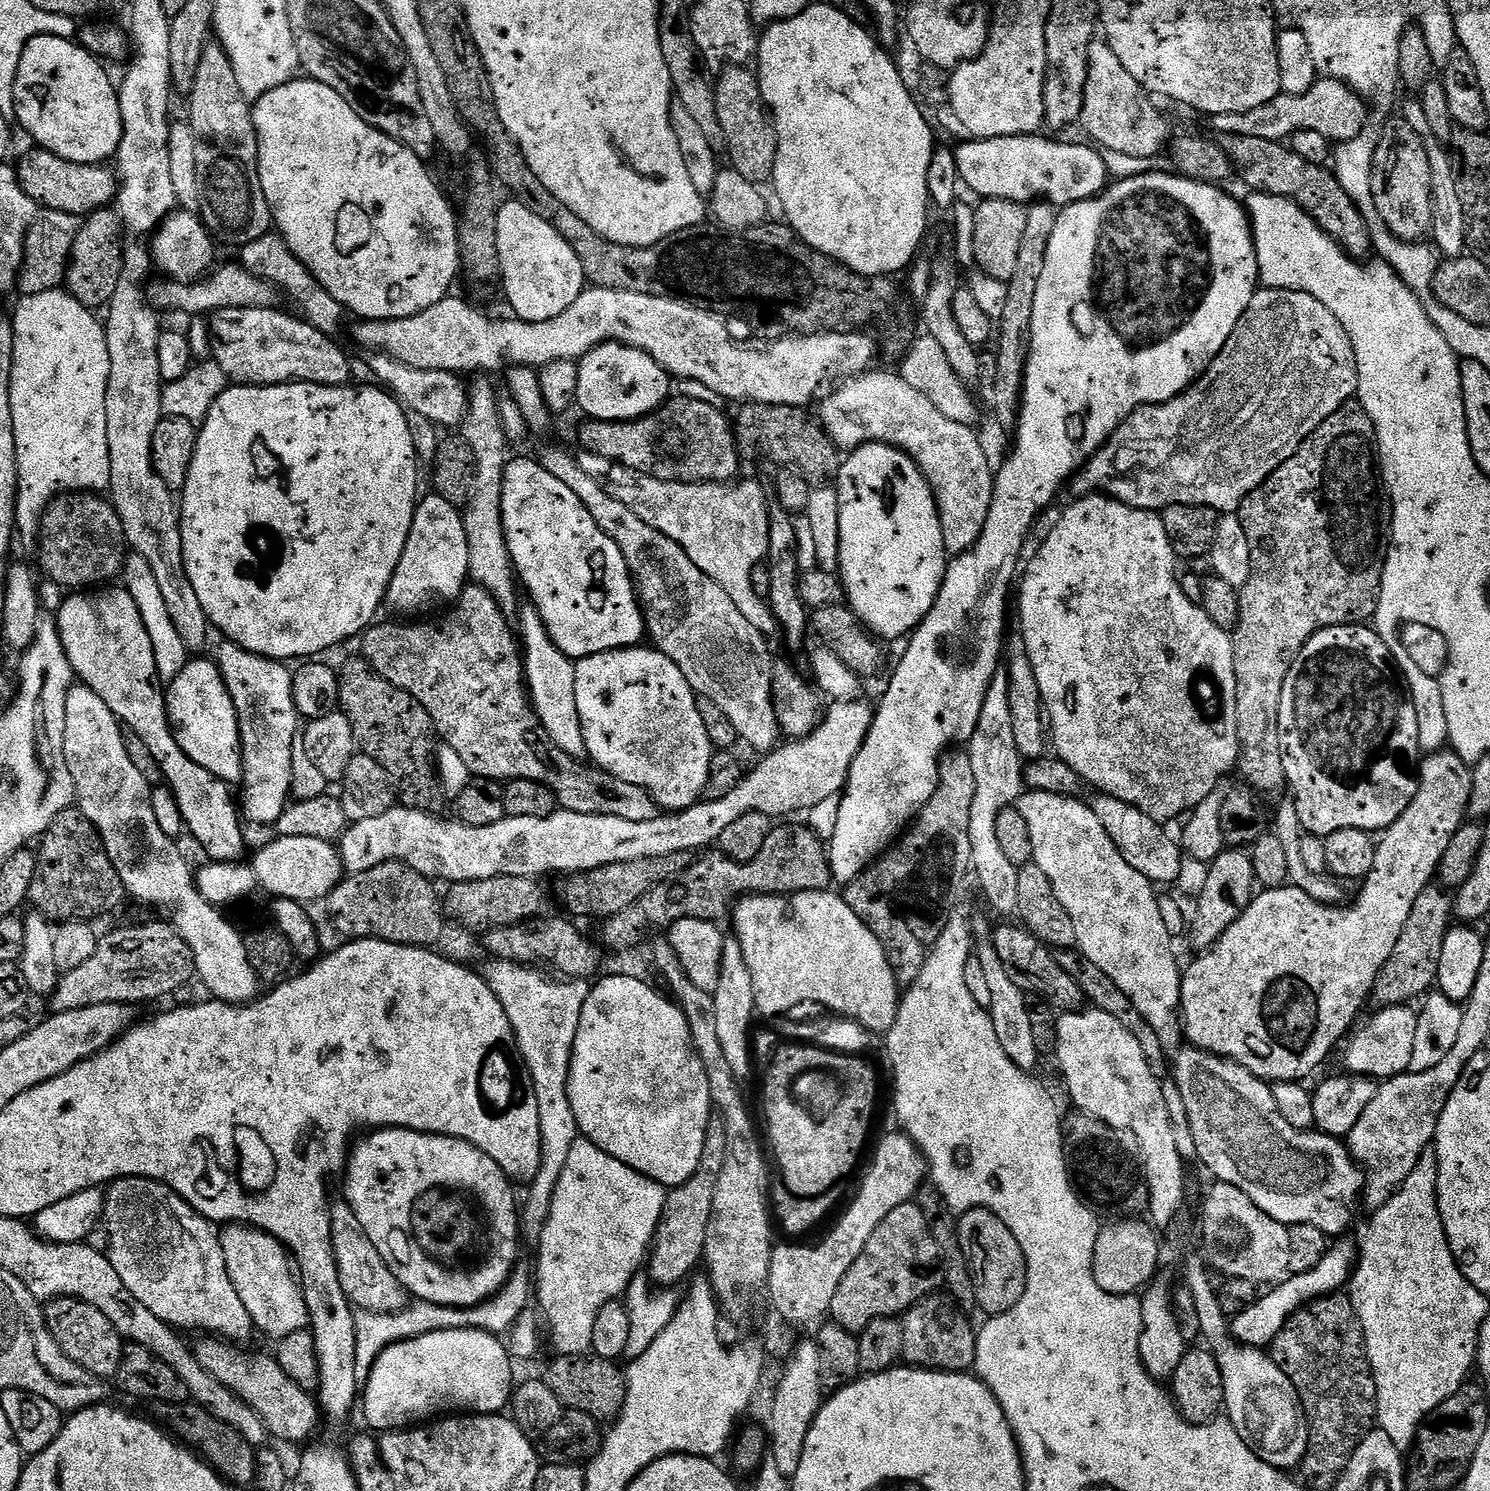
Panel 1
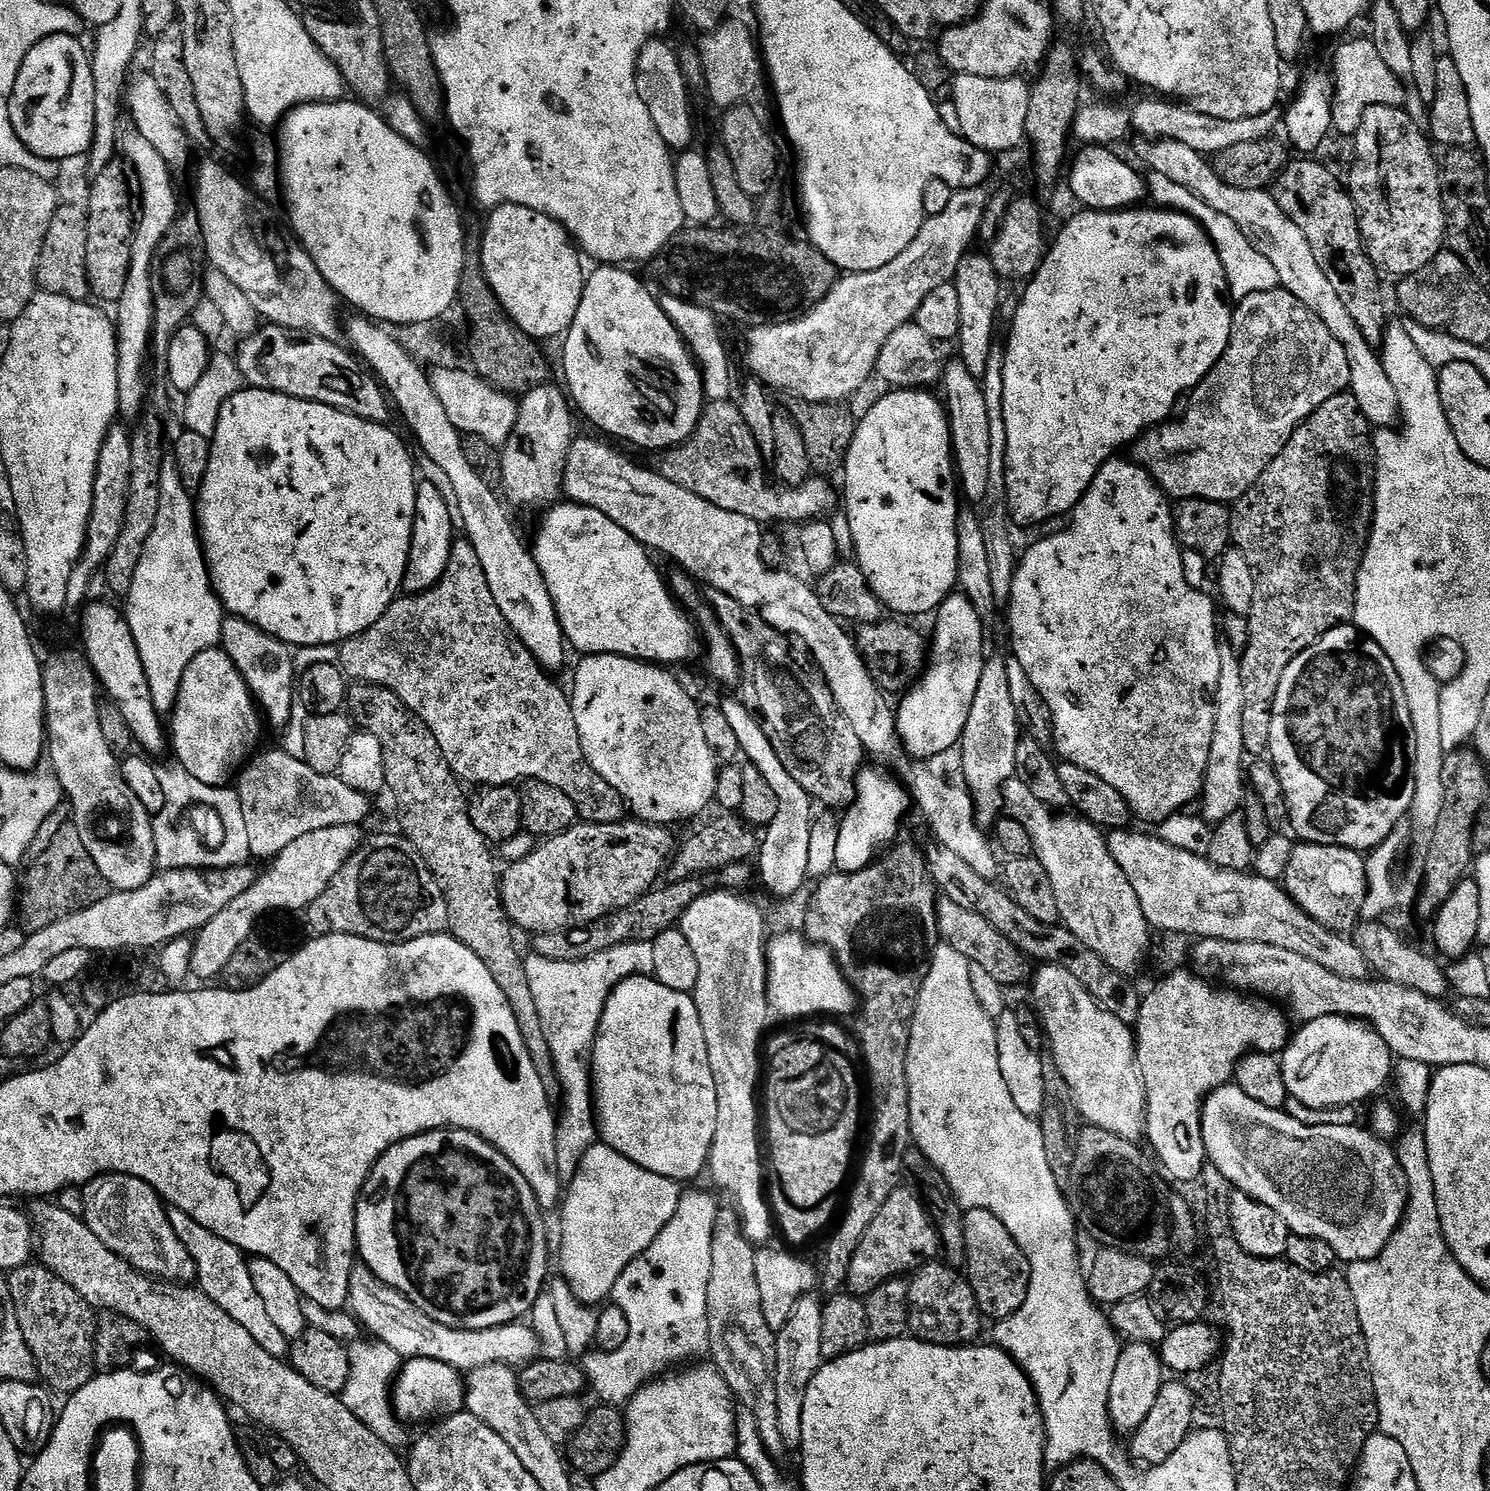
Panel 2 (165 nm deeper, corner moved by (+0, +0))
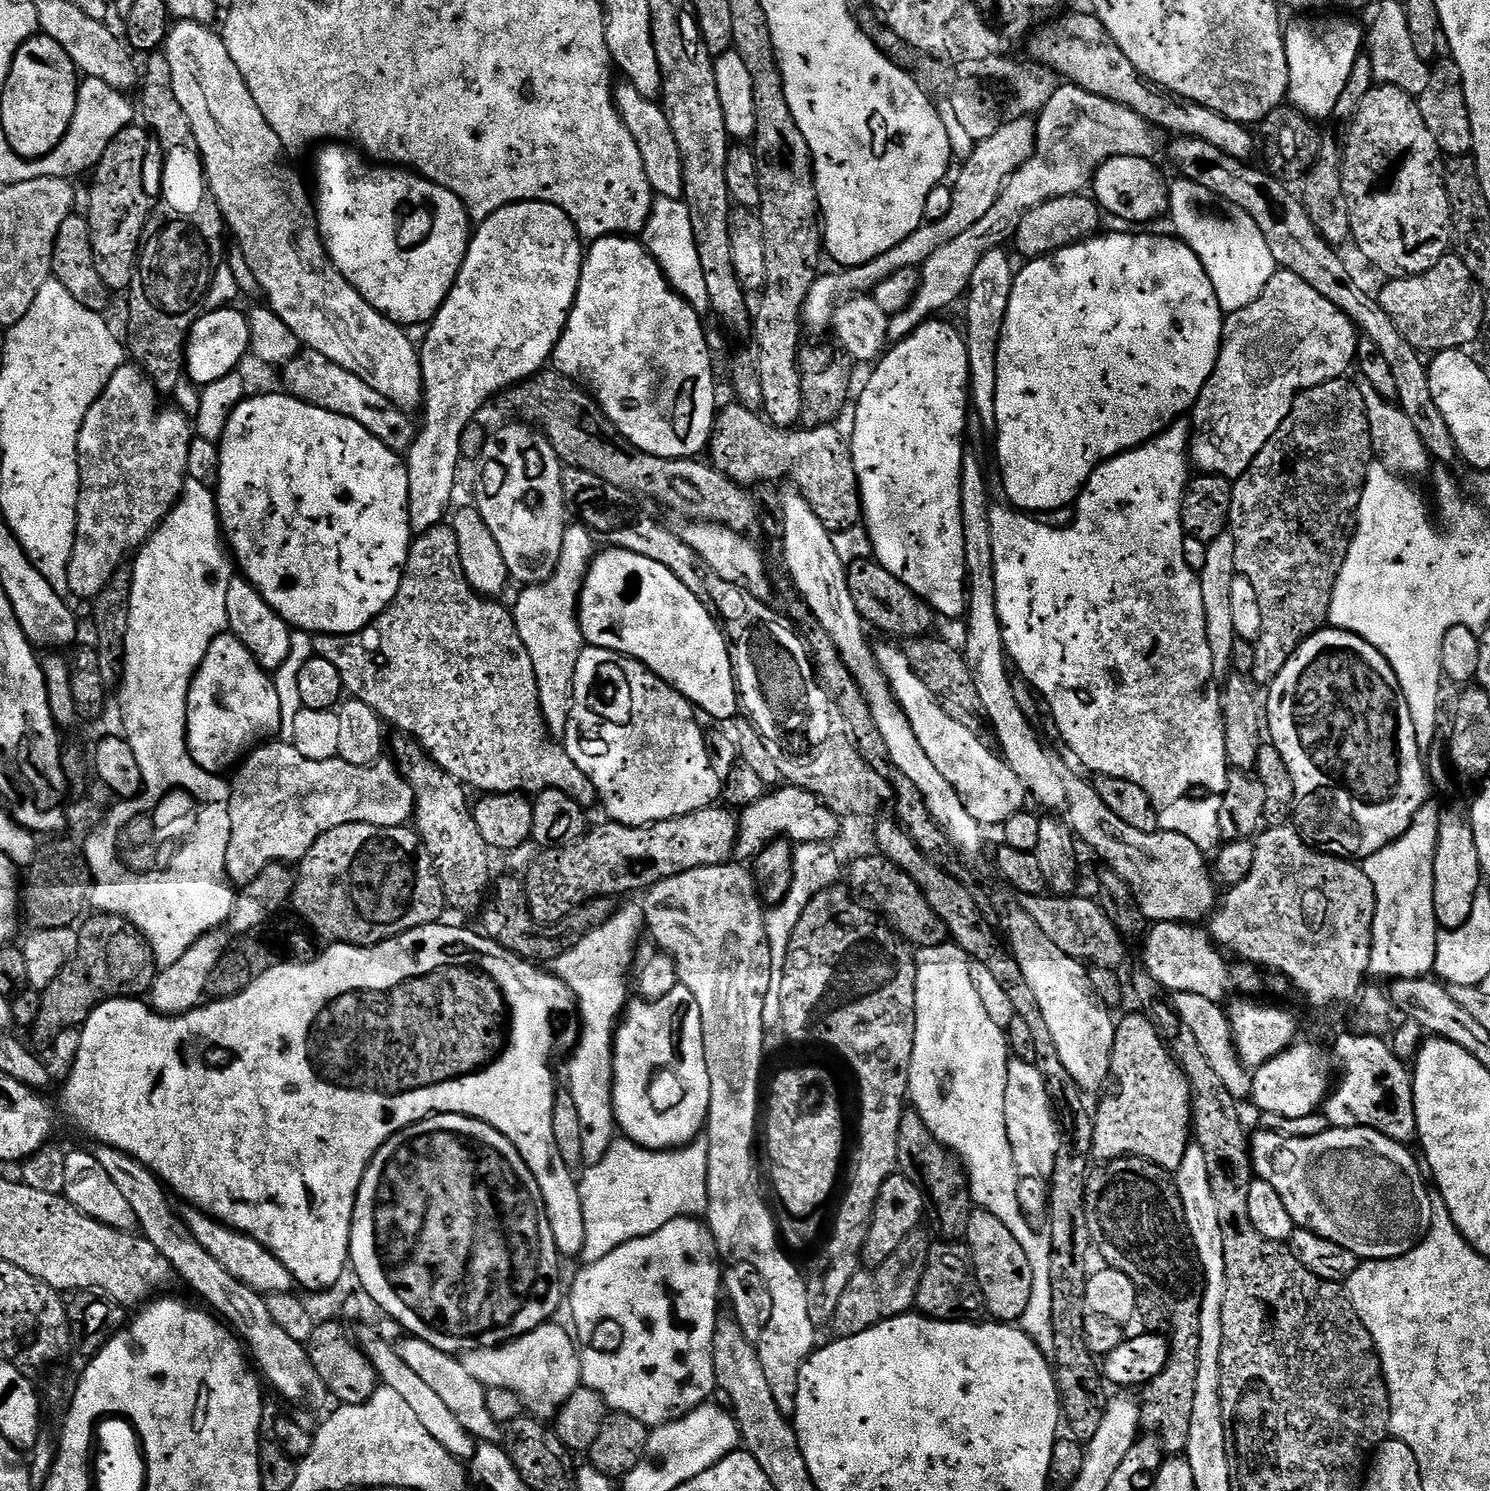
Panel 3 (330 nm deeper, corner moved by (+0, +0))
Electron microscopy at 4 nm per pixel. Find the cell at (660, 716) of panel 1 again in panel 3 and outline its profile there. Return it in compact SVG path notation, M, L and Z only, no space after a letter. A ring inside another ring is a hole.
M586 646L578 658L578 670L574 670L572 709L568 726L562 732L564 736L562 743L564 749L570 754L570 758L574 758L578 770L582 770L592 779L599 803L601 805L604 803L604 808L608 811L607 819L614 824L625 824L628 828L641 828L647 824L657 824L663 820L678 818L703 808L713 807L721 799L722 777L714 770L714 766L710 766L710 757L706 754L706 742L704 741L706 732L705 729L700 729L696 716L698 717L697 709L688 703L688 699L675 688L670 687L665 680L659 680L644 664L639 664L637 660L631 660L629 656L611 652L605 648Z

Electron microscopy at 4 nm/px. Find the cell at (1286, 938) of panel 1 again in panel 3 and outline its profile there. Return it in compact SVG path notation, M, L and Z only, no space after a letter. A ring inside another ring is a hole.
M1139 1015L1119 1017L1116 1025L1116 1041L1112 1051L1116 1092L1110 1093L1097 1108L1094 1108L1092 1154L1100 1162L1117 1160L1119 1156L1137 1156L1154 1162L1159 1168L1172 1174L1182 1162L1190 1143L1190 1129L1194 1124L1192 1084L1180 1069L1180 1065L1168 1053L1168 1047L1162 1042L1151 1019L1147 1015Z

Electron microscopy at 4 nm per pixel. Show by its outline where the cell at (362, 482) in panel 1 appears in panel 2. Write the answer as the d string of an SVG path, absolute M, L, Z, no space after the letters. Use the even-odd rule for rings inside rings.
M251 386L245 387L243 392L234 394L234 398L230 398L230 402L226 402L226 406L222 406L222 414L218 418L218 430L210 441L212 446L210 466L206 468L206 478L201 482L198 489L198 523L200 525L200 543L204 546L204 560L208 563L209 574L212 575L212 590L216 593L221 604L224 605L224 611L227 615L246 618L246 622L258 626L266 634L270 634L274 638L281 640L283 644L299 650L302 648L324 648L325 646L329 646L328 644L339 646L344 641L349 640L351 636L362 634L367 628L374 626L374 622L378 622L378 618L382 618L382 614L386 614L386 610L390 607L393 600L397 599L404 582L404 571L408 565L410 542L412 541L412 527L414 526L414 518L416 517L416 485L418 483L416 468L412 465L412 456L408 453L407 446L400 441L399 434L391 432L390 429L391 427L388 424L375 424L374 422L363 420L354 414L343 412L337 408L331 408L325 404L310 402L309 400L299 400L293 396L278 394L277 392L267 392L261 388Z

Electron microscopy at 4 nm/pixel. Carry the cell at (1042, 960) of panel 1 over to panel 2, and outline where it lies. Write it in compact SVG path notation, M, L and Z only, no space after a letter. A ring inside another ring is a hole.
M941 899L936 905L936 927L939 939L943 943L958 950L971 963L983 966L1000 984L1011 986L1011 984L1025 983L1024 985L1027 985L1029 983L1034 972L1029 957L1016 948L1014 942L1006 938L1006 934L994 930L994 926L990 926L986 918L958 906L958 902Z

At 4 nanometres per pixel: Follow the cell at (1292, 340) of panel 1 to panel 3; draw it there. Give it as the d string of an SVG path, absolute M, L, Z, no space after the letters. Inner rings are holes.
M1273 282L1268 284L1262 294L1252 304L1240 309L1237 312L1227 313L1224 322L1224 338L1220 342L1220 357L1216 363L1216 368L1210 374L1210 378L1206 382L1206 386L1202 390L1202 394L1190 412L1190 423L1194 429L1192 433L1192 443L1190 445L1190 456L1201 473L1209 476L1226 476L1229 478L1239 478L1244 472L1251 468L1254 458L1258 458L1258 454L1264 447L1271 444L1276 438L1276 431L1282 426L1284 419L1290 414L1292 403L1296 400L1299 392L1305 392L1308 388L1318 386L1322 382L1330 382L1338 380L1349 375L1348 367L1353 367L1356 360L1356 346L1358 343L1358 329L1348 315L1342 310L1338 310L1338 306L1334 306L1334 302L1330 302L1326 298L1322 298L1322 294L1318 294L1318 290L1314 290L1314 286L1309 284L1301 284L1299 282L1288 282L1292 284L1279 284Z

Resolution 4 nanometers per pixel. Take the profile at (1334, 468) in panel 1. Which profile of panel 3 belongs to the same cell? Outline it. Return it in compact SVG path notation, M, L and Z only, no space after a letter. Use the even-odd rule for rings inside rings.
M1331 380L1299 392L1275 440L1260 451L1251 468L1232 485L1228 523L1236 543L1236 571L1250 578L1258 593L1258 606L1262 606L1262 630L1254 642L1251 679L1263 686L1271 685L1301 642L1329 623L1336 579L1356 533L1356 514L1374 453L1362 387L1350 381Z

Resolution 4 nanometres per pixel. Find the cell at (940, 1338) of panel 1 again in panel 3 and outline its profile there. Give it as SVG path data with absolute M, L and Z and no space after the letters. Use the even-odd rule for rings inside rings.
M936 1242L928 1249L926 1270L918 1286L916 1308L929 1320L959 1320L972 1322L979 1312L985 1311L980 1294L980 1284L976 1280L976 1271L972 1269L972 1256L968 1253L967 1243Z

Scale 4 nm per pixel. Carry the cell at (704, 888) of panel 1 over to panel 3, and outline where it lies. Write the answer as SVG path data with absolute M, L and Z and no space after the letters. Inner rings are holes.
M504 876L500 881L498 880L491 885L490 895L482 908L482 913L484 912L482 932L489 940L501 944L508 952L513 952L515 956L520 956L523 960L550 962L558 958L567 948L576 945L590 929L597 928L602 922L606 922L614 911L611 899L589 900L575 912L559 920L557 924L540 924L528 909L527 892L518 890L518 880L517 884L512 876Z

